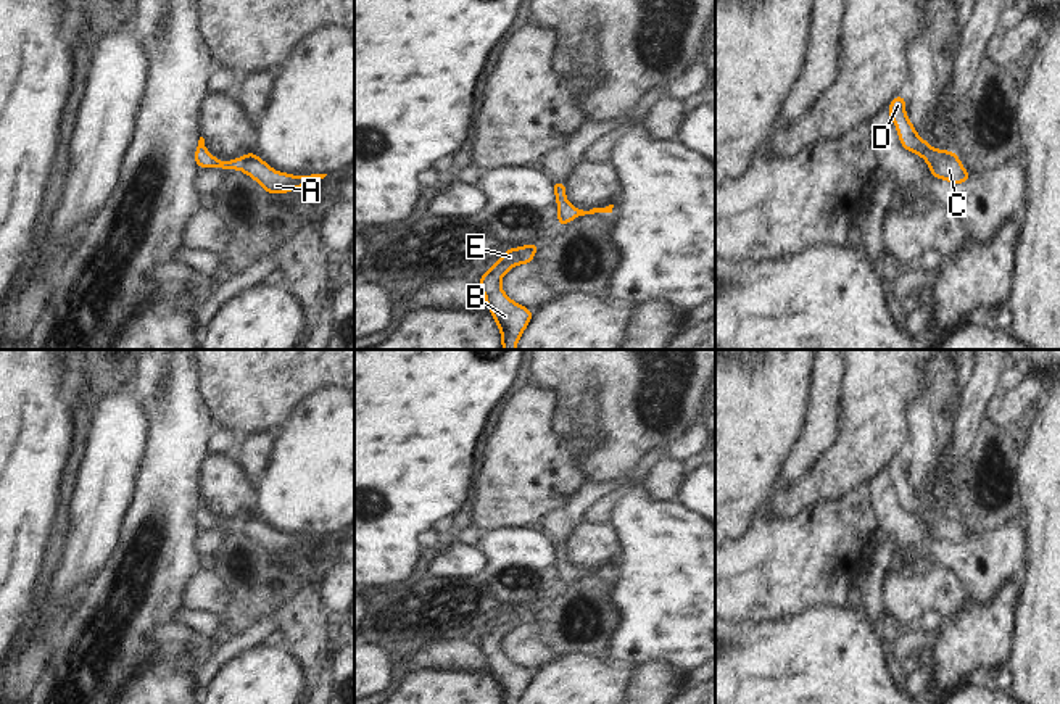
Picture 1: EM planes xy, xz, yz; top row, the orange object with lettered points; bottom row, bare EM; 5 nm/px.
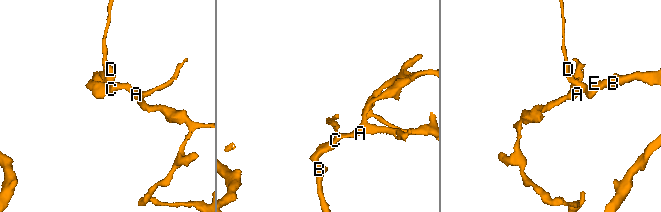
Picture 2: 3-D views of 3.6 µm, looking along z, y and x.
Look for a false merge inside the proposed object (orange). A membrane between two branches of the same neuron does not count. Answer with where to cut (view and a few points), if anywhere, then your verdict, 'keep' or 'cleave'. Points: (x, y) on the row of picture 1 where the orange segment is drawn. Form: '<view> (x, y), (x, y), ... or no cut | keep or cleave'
no cut | keep

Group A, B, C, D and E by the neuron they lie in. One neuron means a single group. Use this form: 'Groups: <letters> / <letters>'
Groups: A B C D E

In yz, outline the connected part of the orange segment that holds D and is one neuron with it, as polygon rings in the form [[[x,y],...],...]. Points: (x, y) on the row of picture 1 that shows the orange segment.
[[[899,95],[888,106],[888,113],[894,121],[902,147],[918,156],[923,156],[936,179],[944,179],[954,184],[967,182],[970,174],[962,166],[957,153],[931,148],[926,140],[920,139],[913,124],[905,114],[904,103],[905,97]]]

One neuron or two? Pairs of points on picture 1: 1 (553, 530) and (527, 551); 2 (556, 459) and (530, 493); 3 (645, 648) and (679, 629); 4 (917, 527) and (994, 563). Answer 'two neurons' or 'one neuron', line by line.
1: two neurons
2: one neuron
3: one neuron
4: one neuron

